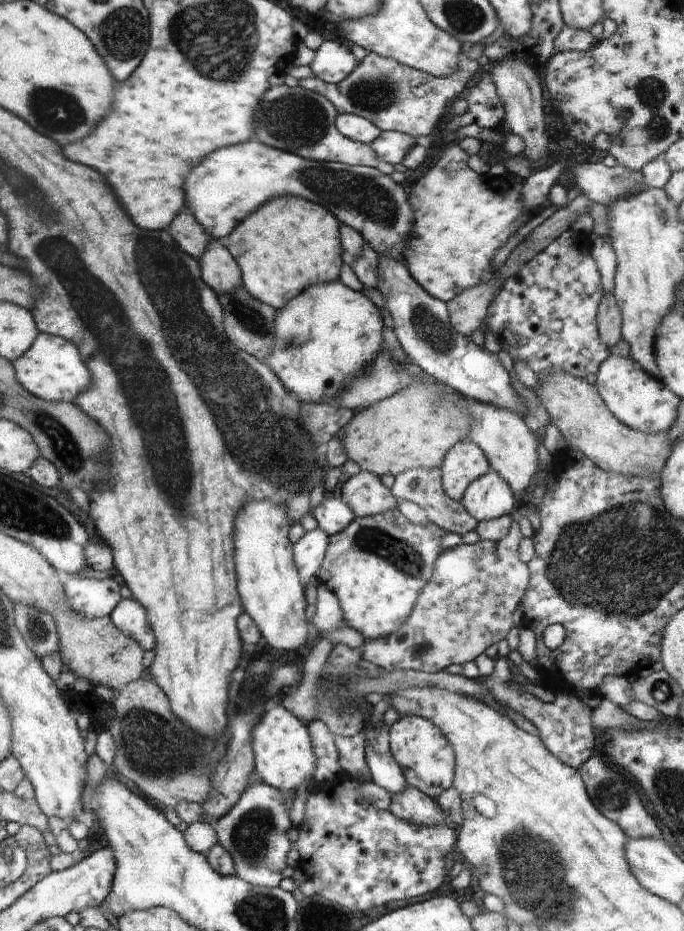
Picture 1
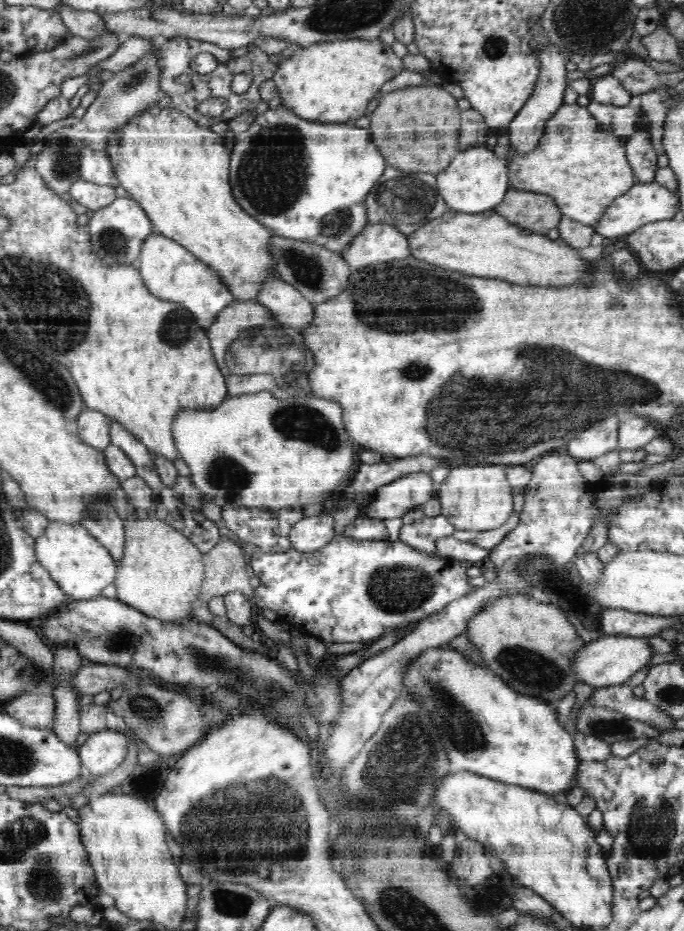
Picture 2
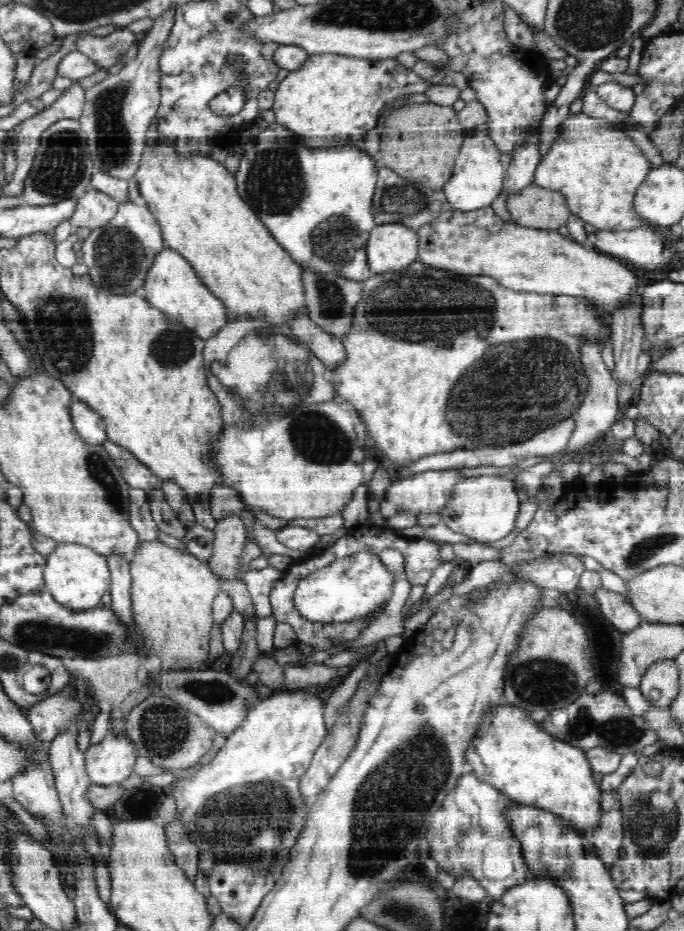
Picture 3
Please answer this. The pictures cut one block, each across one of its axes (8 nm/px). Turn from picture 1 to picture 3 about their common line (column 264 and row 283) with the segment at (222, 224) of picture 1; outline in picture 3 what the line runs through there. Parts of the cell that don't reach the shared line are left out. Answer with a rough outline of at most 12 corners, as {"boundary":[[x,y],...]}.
{"boundary":[[171,248],[141,292],[204,341],[227,324],[224,303]]}

